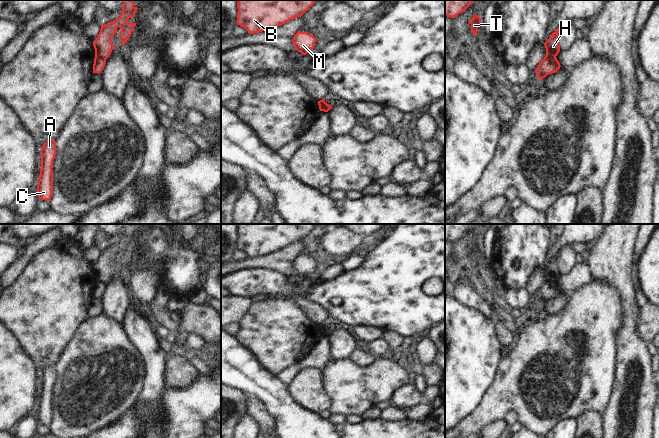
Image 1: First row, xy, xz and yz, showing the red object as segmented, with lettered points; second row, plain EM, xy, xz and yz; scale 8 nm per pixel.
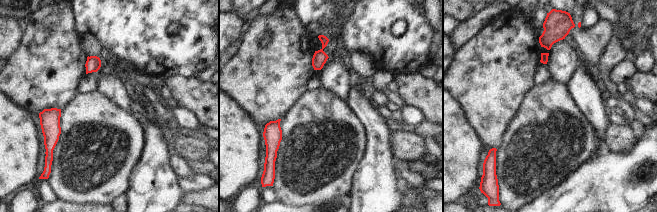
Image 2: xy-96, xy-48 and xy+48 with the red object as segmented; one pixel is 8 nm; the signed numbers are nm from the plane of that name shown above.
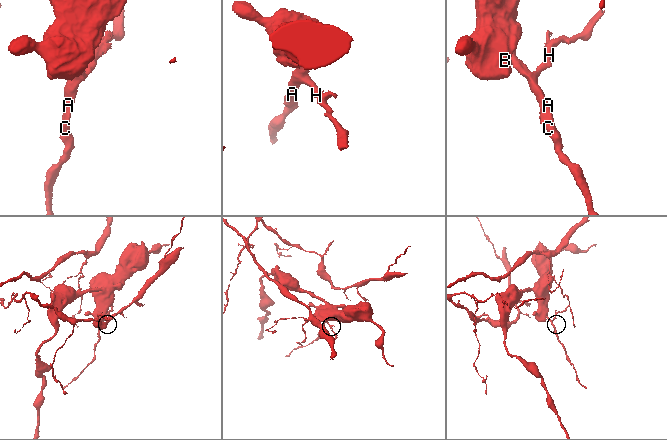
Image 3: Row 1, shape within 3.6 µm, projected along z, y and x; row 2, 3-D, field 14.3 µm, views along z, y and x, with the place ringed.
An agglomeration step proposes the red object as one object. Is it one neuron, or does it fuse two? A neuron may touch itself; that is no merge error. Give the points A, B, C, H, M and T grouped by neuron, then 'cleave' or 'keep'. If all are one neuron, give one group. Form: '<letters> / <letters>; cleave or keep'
A B C M T / H; cleave

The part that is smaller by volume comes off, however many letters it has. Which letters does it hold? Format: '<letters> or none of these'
H

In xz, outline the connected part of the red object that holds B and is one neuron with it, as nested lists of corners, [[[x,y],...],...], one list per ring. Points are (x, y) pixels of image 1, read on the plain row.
[[[238,224],[237,249],[244,251],[249,258],[267,255],[288,245],[301,241],[316,224]]]

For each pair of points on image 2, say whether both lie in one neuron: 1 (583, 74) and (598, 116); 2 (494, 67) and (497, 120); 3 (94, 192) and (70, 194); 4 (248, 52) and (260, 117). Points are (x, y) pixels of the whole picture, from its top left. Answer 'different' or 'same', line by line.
1: same
2: same
3: same
4: same

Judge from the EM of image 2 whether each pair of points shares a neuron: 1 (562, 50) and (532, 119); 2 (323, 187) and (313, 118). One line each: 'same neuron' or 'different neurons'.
1: different neurons
2: same neuron

